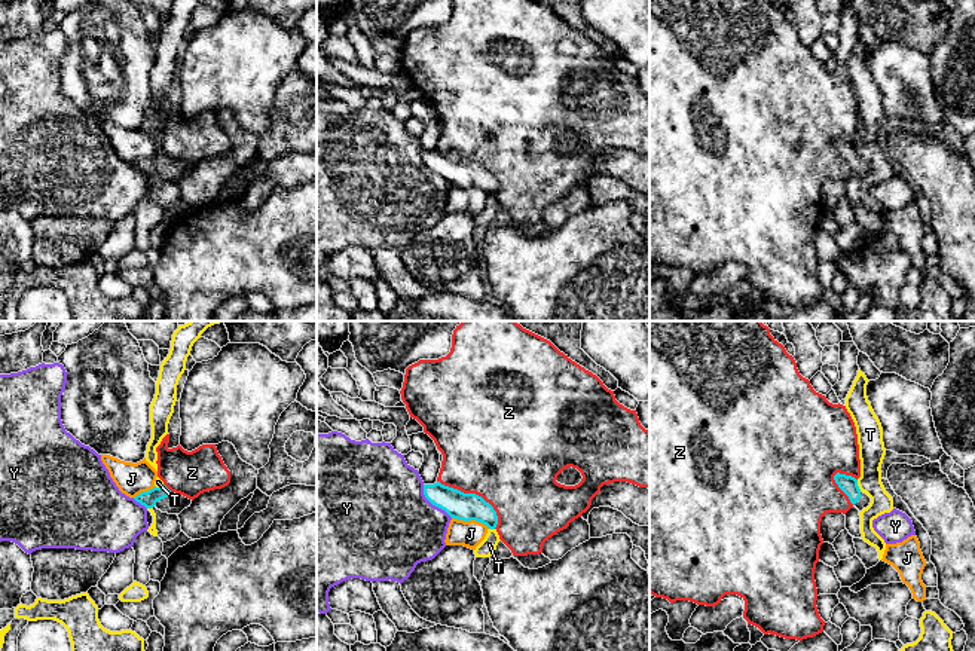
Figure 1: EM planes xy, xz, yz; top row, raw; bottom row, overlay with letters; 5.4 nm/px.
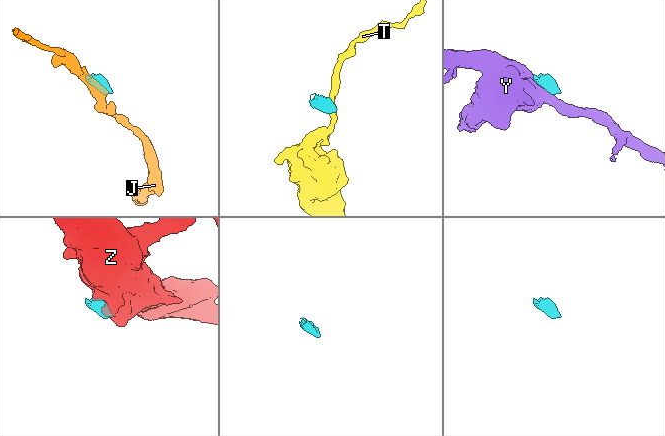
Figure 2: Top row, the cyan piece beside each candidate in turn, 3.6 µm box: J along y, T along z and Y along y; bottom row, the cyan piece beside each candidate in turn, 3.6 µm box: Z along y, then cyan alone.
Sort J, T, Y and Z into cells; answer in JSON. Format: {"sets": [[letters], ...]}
{"sets": [["J"], ["T"], ["Y"], ["Z"]]}

